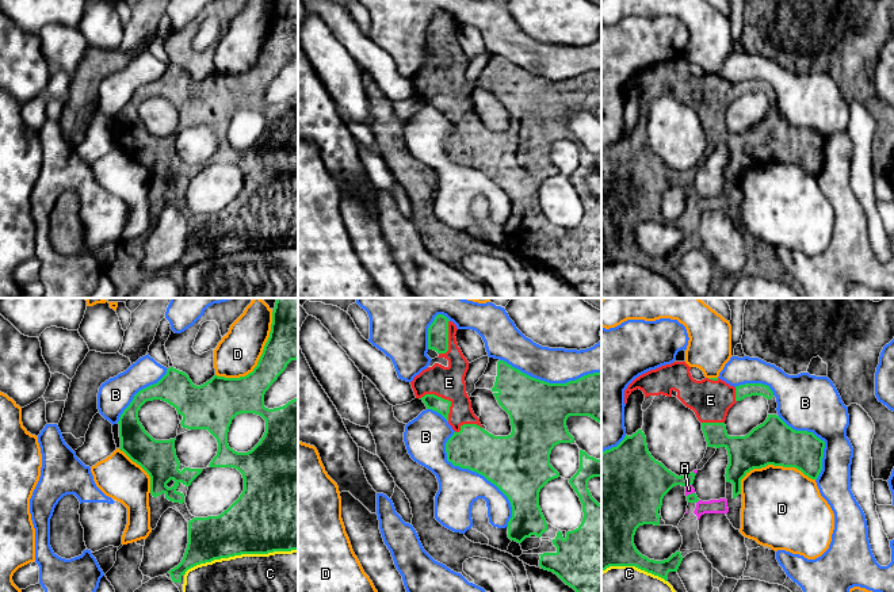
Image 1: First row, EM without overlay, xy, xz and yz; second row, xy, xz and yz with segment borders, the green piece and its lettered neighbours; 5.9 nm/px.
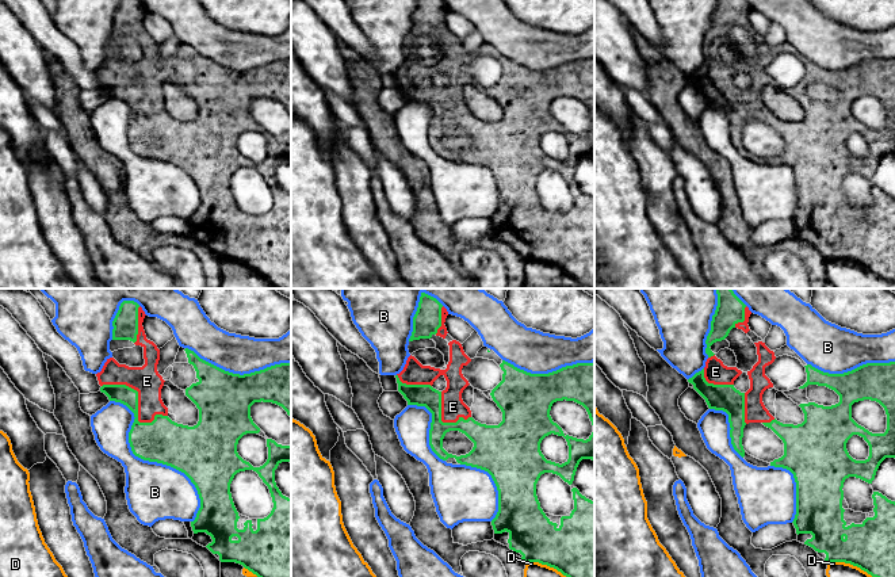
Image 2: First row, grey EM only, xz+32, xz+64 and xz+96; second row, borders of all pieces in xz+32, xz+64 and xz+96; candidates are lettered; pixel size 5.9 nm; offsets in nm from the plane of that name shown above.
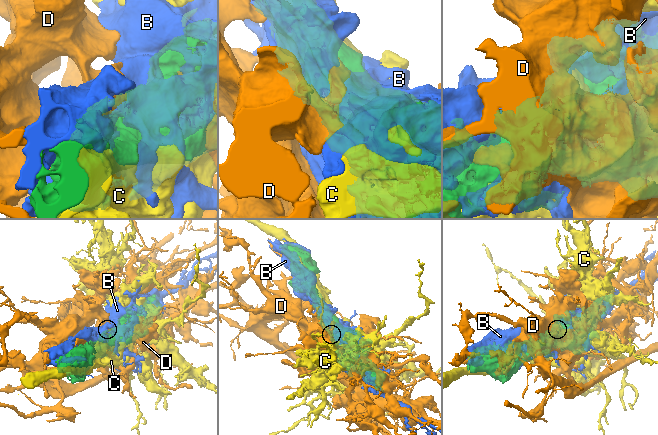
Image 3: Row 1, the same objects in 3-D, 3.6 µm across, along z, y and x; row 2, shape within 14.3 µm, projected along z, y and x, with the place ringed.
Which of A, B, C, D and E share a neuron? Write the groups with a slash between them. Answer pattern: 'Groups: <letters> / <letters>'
Groups: A E / B / C / D

